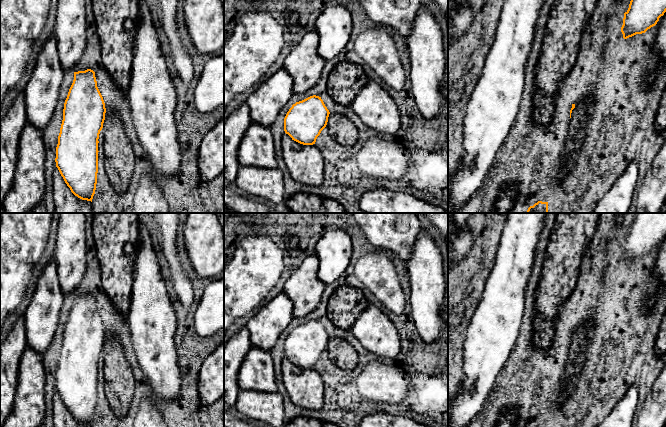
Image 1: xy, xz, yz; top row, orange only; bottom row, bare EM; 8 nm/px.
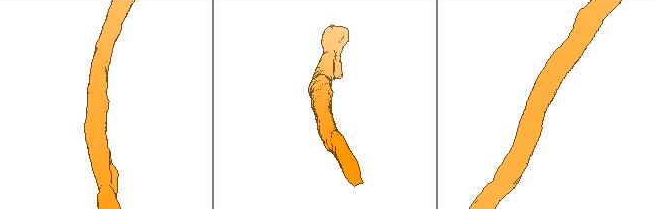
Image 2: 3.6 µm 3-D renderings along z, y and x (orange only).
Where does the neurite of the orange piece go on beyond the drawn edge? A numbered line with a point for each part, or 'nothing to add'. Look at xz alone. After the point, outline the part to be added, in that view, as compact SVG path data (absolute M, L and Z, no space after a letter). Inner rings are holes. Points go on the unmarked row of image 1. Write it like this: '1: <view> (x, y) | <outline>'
nothing to add

